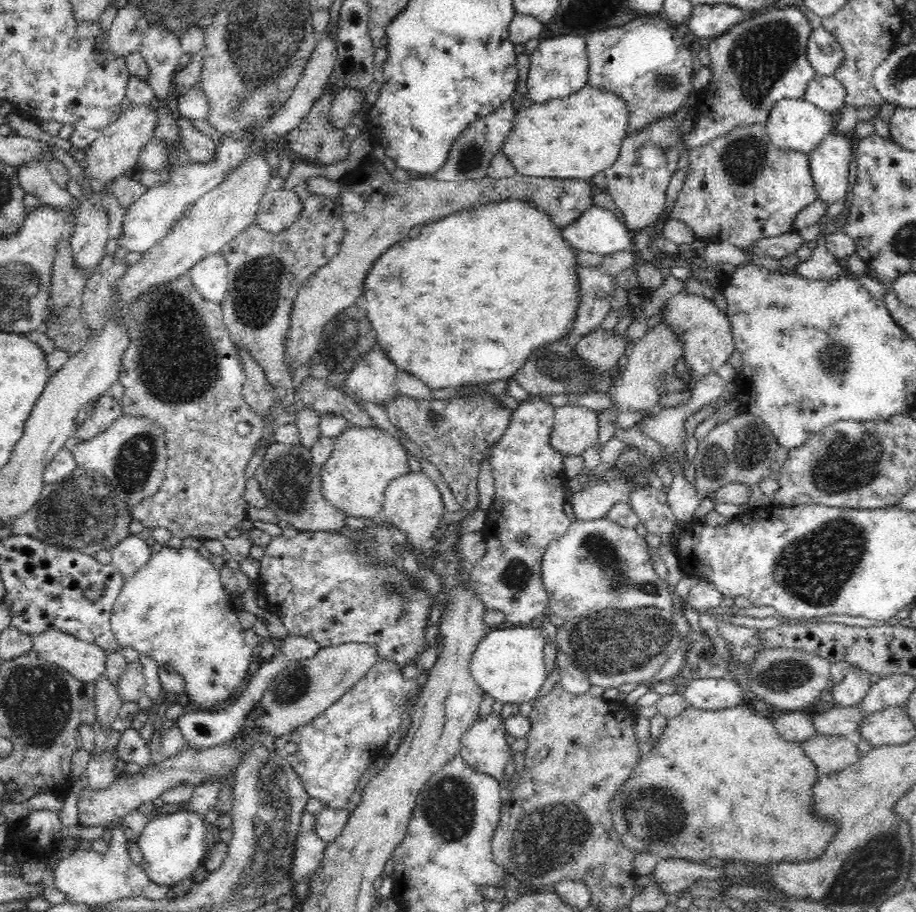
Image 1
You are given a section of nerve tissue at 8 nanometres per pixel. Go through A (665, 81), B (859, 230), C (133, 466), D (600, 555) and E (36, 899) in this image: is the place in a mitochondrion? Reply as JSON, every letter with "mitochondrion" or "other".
{"A":"mitochondrion","B":"other","C":"mitochondrion","D":"mitochondrion","E":"other"}

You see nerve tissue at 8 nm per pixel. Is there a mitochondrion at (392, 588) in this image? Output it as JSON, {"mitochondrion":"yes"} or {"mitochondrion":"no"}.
{"mitochondrion":"yes"}

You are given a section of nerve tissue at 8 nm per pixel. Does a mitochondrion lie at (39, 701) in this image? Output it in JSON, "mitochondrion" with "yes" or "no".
{"mitochondrion":"yes"}

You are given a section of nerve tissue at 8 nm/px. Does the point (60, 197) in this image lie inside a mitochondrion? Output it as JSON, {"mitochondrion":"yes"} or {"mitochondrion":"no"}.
{"mitochondrion":"no"}

